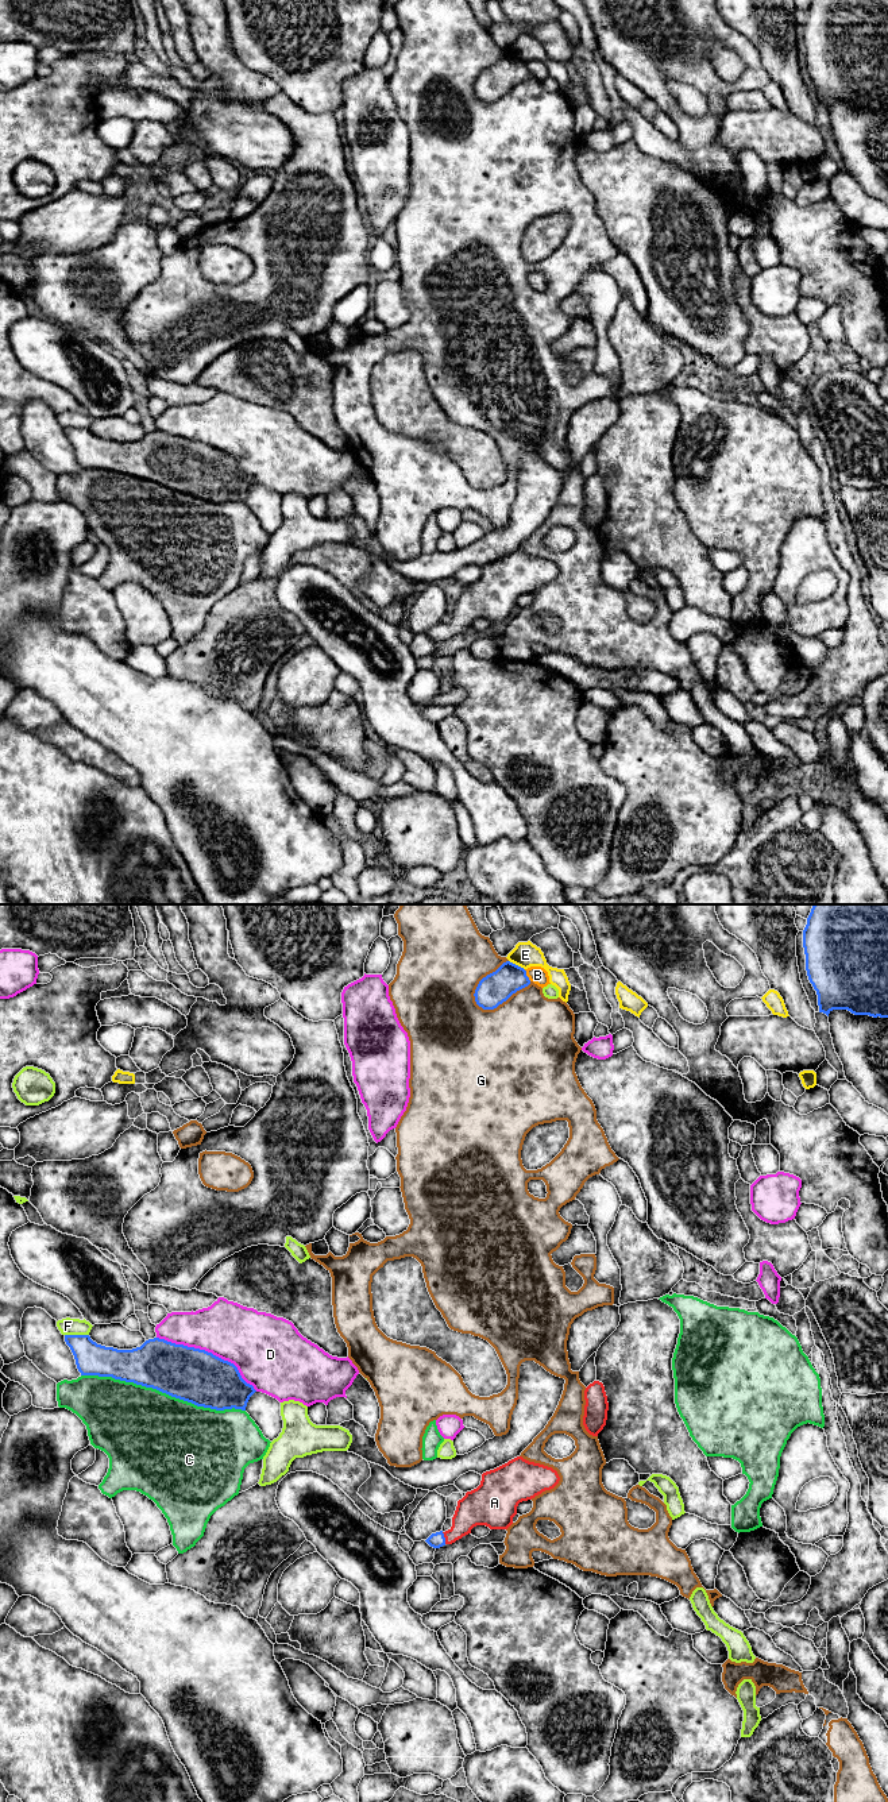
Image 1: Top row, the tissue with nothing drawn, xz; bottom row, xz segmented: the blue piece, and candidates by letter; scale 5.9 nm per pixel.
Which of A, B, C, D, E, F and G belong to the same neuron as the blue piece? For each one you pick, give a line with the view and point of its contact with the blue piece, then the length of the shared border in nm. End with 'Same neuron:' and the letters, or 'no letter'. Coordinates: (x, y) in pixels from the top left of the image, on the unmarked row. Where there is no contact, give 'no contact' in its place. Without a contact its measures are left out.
A: contact xz (444, 631); length 80 nm
Same neuron: A

